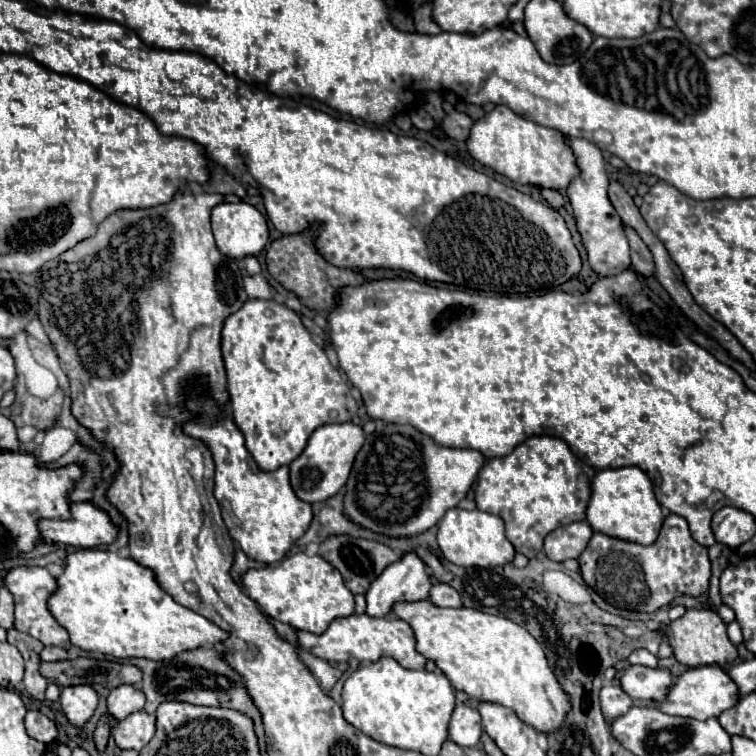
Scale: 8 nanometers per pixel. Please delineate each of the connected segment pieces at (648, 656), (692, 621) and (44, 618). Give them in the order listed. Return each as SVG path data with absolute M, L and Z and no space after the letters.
M637 649L637 651L633 651L633 653L629 655L629 663L631 663L631 665L645 665L645 667L655 669L659 661L657 661L657 657L655 657L653 653L649 653L647 649Z
M687 609L683 617L677 621L671 621L665 627L667 641L673 649L675 659L681 665L687 667L701 667L701 665L719 665L719 667L729 667L737 659L737 647L729 641L727 637L727 625L721 621L715 609Z
M31 565L13 567L5 573L3 583L15 599L15 629L17 631L21 631L21 633L25 631L27 635L39 639L43 645L57 645L63 649L71 647L67 631L51 617L51 613L47 609L47 597L55 591L55 577L47 569L31 567Z

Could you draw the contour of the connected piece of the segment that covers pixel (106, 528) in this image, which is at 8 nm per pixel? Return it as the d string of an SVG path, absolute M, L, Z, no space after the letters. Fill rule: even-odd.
M73 503L71 519L41 519L37 529L43 541L73 545L73 547L99 547L117 537L117 527L109 521L109 515L91 503Z

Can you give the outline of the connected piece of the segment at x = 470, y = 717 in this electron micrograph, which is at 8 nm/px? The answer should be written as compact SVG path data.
M467 703L455 705L455 711L449 723L449 739L463 747L475 747L479 745L481 733L483 729L481 729L479 711Z

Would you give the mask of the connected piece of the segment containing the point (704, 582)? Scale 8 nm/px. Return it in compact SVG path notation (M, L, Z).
M673 513L665 517L657 541L647 547L623 539L613 539L603 533L593 533L587 549L579 557L579 565L585 583L593 587L607 603L645 613L653 613L669 605L679 595L703 595L711 577L707 547L699 545L691 537L687 521Z

